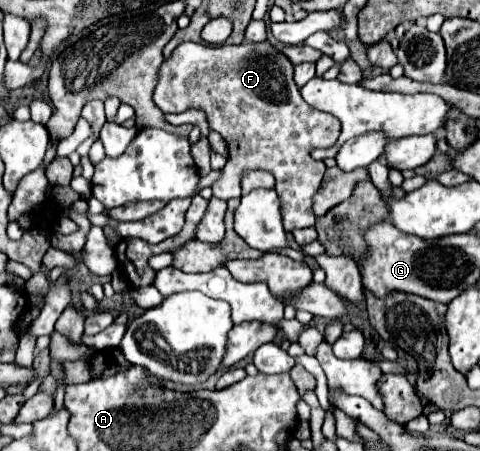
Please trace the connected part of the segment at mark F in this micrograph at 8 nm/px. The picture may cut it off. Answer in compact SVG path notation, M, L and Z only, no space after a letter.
M245 41L239 45L219 45L219 47L209 47L201 43L181 43L171 53L171 57L161 63L157 89L153 91L153 103L163 113L183 113L189 107L205 109L211 129L219 131L219 135L227 141L227 149L229 149L229 161L223 167L221 179L213 185L213 195L221 197L223 201L240 198L241 177L253 169L267 169L269 173L273 173L277 181L275 191L281 201L283 227L285 231L293 231L293 229L315 225L311 201L327 169L325 163L315 161L309 155L309 151L313 147L333 145L339 137L339 127L341 127L335 117L323 111L311 109L303 101L299 90L300 88L293 81L293 63L269 41L263 41L263 43Z

